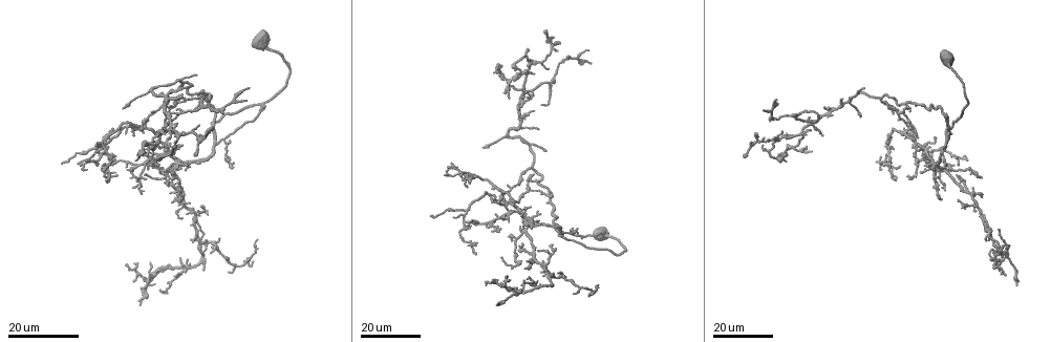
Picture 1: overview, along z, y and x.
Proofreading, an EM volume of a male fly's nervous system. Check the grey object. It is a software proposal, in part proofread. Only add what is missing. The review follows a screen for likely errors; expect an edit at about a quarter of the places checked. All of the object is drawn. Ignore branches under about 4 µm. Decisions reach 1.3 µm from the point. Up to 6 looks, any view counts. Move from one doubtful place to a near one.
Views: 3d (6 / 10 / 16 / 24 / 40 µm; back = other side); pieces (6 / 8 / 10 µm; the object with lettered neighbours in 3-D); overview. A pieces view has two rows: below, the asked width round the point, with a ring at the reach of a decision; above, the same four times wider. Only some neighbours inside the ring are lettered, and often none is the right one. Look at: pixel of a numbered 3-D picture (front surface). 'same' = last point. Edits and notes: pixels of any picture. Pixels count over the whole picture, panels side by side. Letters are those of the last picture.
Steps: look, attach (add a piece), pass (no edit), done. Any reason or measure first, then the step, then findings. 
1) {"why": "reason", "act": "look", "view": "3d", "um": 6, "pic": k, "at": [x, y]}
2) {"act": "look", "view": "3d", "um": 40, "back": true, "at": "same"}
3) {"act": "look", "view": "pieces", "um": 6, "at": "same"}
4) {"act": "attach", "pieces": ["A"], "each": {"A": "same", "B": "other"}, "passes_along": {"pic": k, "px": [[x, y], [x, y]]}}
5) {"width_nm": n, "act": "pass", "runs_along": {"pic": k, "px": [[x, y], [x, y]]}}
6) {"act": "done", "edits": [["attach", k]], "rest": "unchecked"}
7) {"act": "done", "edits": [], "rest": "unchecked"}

{"why": "free end", "act": "look", "view": "3d", "um": 16, "pic": 1, "at": [86, 162]}

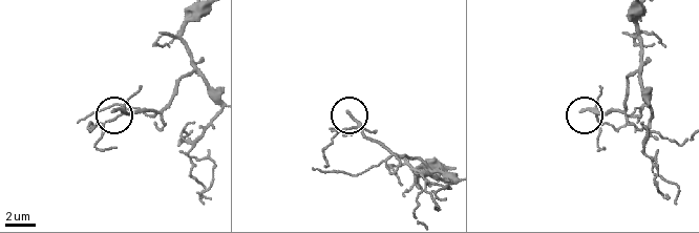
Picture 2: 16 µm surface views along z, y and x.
{"act": "look", "view": "pieces", "um": 8, "pic": 2, "at": [347, 112]}

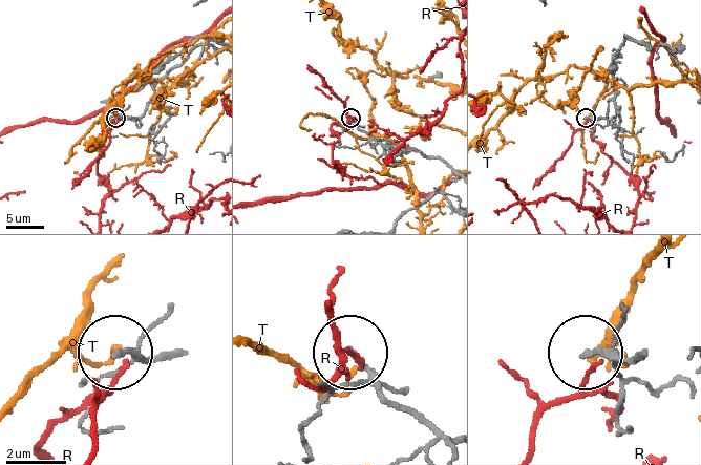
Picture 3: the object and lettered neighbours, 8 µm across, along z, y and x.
{"act": "pass", "each": {"R": "other", "T": "other"}, "runs_along": {"pic": 3, "px": [[648, 358], [588, 353]]}, "found": "no lettered piece goes on from it"}

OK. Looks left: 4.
{"why": "branch stops here", "act": "look", "view": "3d", "um": 16, "pic": 1, "at": [158, 163]}

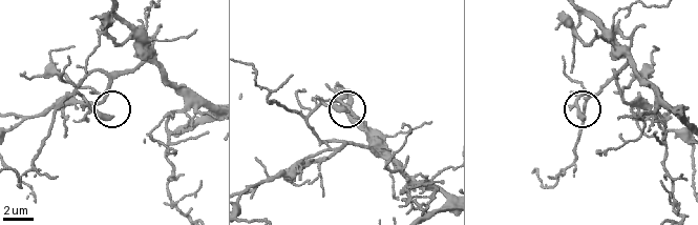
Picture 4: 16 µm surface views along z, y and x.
{"act": "look", "view": "pieces", "um": 8, "pic": 4, "at": [347, 112]}

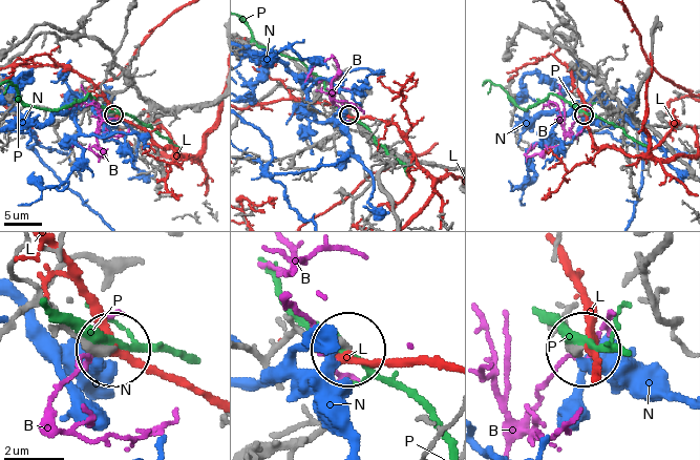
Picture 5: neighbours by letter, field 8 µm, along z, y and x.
{"width_nm": 320, "act": "pass", "each": {"B": "other", "L": "other", "N": "other", "P": "other"}, "runs_along": {"pic": 5, "px": [[58, 267], [36, 304], [108, 347]]}, "found": "none of them fits"}

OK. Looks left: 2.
{"why": "branch stops here", "act": "look", "view": "3d", "um": 16, "pic": 1, "at": [863, 87]}

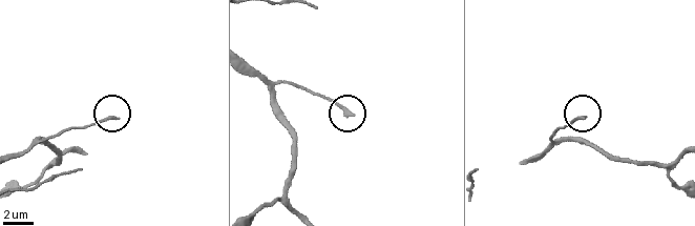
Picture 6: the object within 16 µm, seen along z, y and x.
{"why": "see the neighbours", "act": "look", "view": "pieces", "um": 8, "pic": 6, "at": [114, 116]}

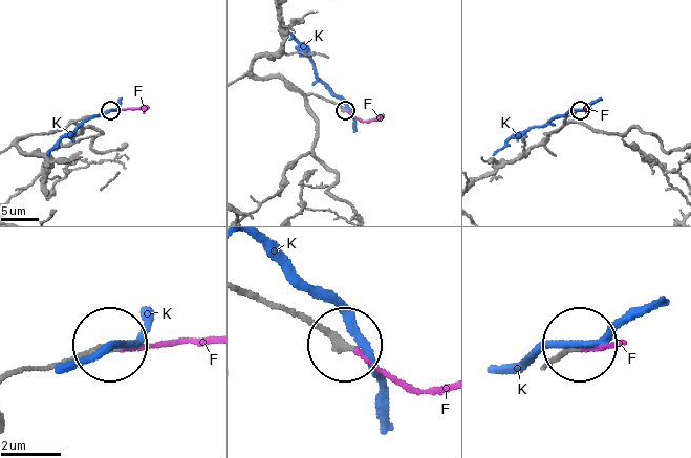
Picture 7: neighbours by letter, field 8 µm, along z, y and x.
{"act": "attach", "pieces": ["F"], "each": {"F": "same", "K": "other"}, "passes_along": {"pic": 7, "px": [[273, 303], [322, 323], [405, 380], [443, 386]]}, "found": "the neuron continues"}

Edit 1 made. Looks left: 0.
{"act": "done", "edits": [["attach", 7]], "rest": "unchecked"}

